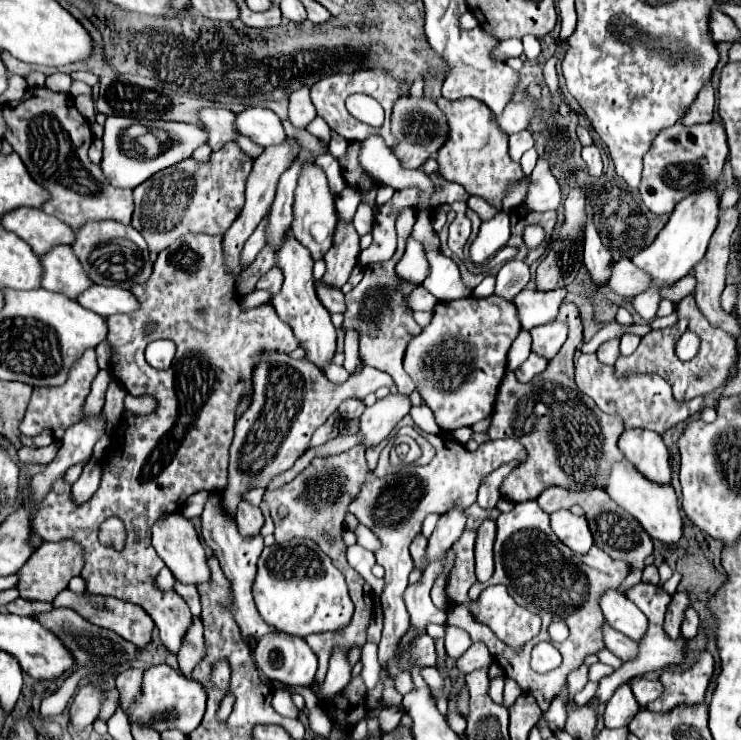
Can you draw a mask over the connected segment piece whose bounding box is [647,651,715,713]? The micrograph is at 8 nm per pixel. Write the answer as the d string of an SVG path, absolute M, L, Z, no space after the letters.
M703 651L699 661L687 671L665 669L661 673L665 695L661 695L661 699L657 703L651 703L647 709L655 713L669 713L679 705L703 703L713 671L715 671L715 659L707 651Z

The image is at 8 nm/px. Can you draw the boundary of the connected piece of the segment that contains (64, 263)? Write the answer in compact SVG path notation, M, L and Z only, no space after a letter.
M67 245L55 247L53 251L49 251L49 255L43 255L41 265L45 269L41 287L47 291L63 293L69 299L77 299L93 285L77 255Z

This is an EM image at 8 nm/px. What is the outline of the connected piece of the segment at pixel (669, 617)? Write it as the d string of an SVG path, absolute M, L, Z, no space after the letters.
M677 591L673 595L673 601L665 615L665 631L671 639L677 639L681 635L681 623L683 623L683 617L689 605L691 605L691 599L687 591Z

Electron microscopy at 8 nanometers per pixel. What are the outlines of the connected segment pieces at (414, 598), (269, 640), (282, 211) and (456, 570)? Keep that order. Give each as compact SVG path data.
M447 551L441 555L441 559L435 559L427 571L421 575L421 579L413 585L409 585L403 593L403 601L405 601L405 607L411 615L411 625L417 629L417 631L423 631L427 627L427 623L437 623L437 619L445 619L447 621L447 613L437 609L433 603L431 603L431 597L429 597L429 591L433 587L433 583L437 581L437 577L443 573L443 565L447 561Z
M287 633L265 635L257 643L255 663L267 679L277 679L293 687L311 687L317 673L317 657L305 639Z
M301 155L297 159L297 163L293 163L279 179L279 187L277 187L277 197L275 203L271 205L271 215L269 215L269 223L265 227L265 245L271 247L275 253L281 249L281 245L285 243L285 235L291 231L291 223L293 223L293 193L297 187L297 175L303 167L303 163L309 161L309 157Z
M465 529L463 535L457 539L457 543L453 543L455 563L453 563L453 569L449 573L447 587L445 587L449 607L455 607L455 605L471 607L473 605L473 601L467 597L467 591L477 581L475 579L475 561L473 561L475 537L477 537L475 531Z

